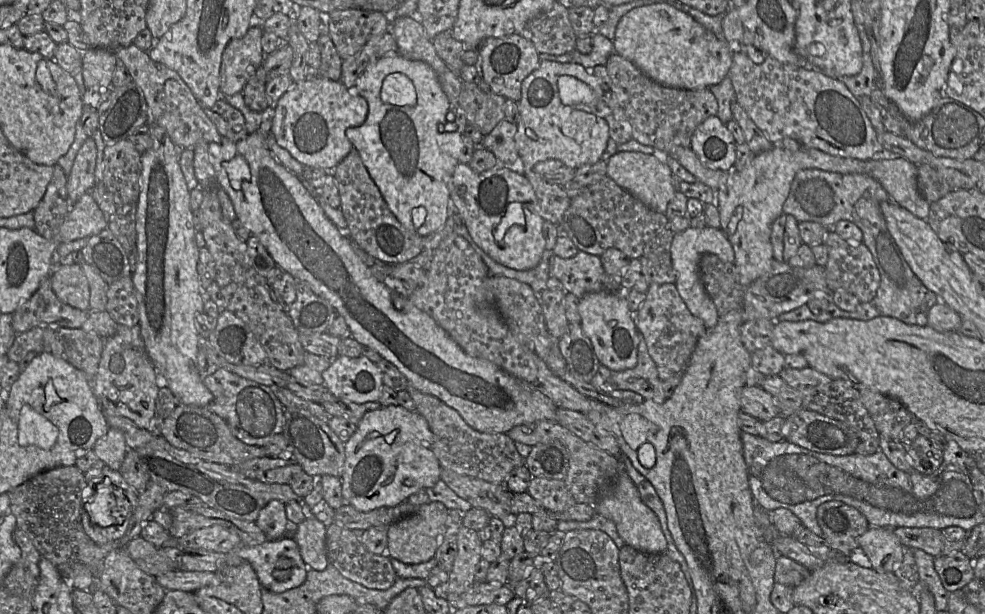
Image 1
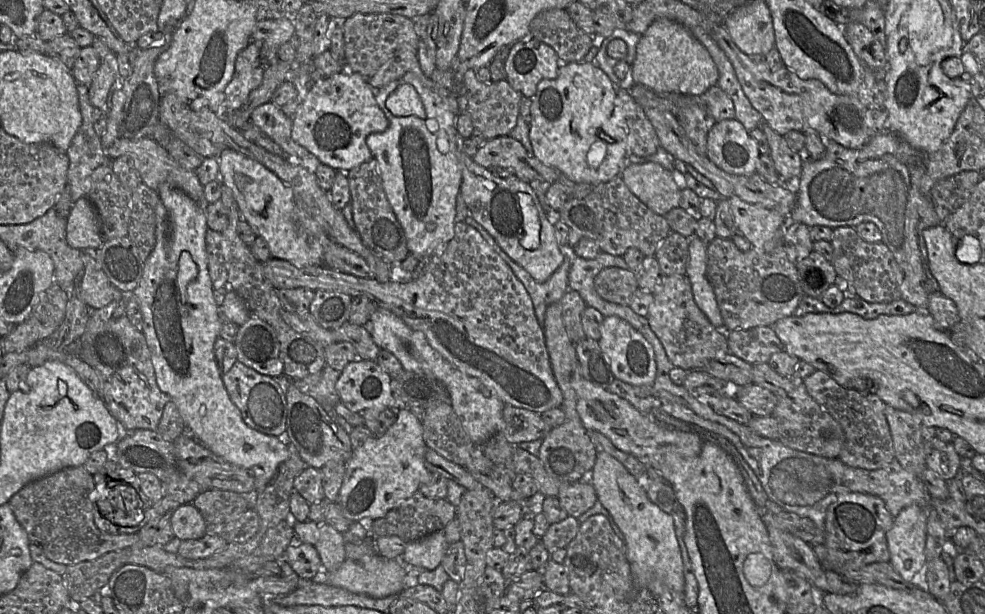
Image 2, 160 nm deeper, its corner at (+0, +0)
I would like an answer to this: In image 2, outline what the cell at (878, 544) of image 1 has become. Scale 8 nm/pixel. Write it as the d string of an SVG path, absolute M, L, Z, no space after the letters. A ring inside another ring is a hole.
M911 505L900 511L886 534L889 563L906 582L927 564L926 522L927 511Z

